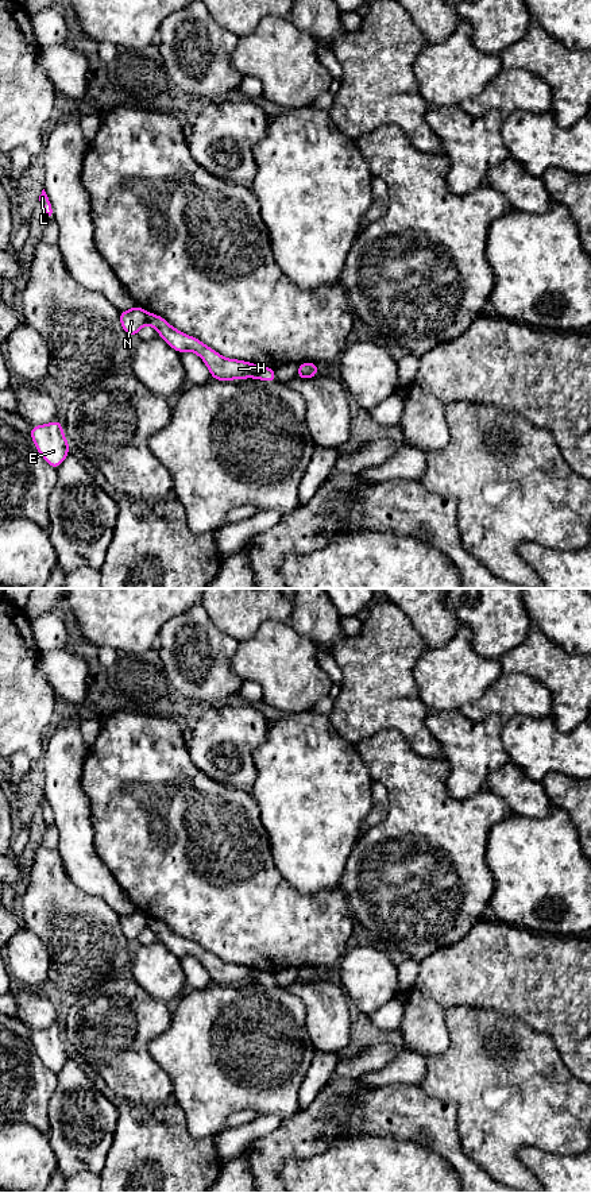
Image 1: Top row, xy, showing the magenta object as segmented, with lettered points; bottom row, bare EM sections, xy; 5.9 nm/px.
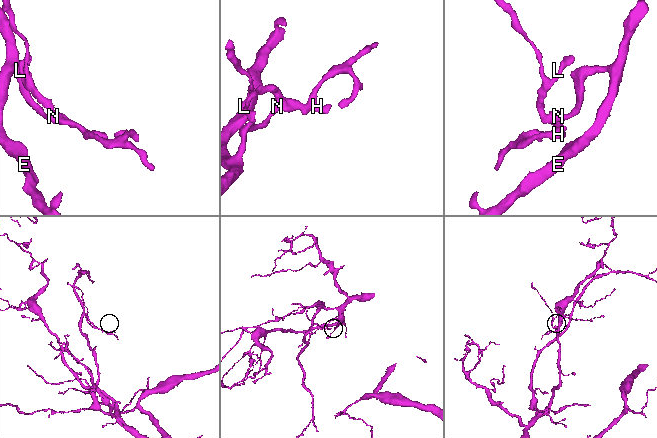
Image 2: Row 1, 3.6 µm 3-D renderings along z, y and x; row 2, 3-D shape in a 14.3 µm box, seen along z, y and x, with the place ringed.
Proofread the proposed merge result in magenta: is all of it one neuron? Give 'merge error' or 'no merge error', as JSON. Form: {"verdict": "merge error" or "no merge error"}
{"verdict": "merge error"}

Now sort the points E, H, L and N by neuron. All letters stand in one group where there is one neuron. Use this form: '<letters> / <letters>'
E N / H L

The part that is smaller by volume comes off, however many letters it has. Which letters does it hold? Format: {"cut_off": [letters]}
{"cut_off": ["H", "L"]}

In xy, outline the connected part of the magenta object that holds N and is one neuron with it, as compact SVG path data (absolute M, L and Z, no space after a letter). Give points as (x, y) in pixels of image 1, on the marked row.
M139 305L120 312L120 324L128 336L136 336L139 329L148 324L147 312Z

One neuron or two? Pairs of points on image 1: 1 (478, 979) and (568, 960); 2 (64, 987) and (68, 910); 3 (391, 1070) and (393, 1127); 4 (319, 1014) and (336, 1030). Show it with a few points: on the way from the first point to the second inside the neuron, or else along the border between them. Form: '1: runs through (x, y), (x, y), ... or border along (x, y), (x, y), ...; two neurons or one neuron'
1: runs through (501, 973), (545, 973); one neuron
2: runs through (68, 968), (68, 929); one neuron
3: border along (360, 1080), (369, 1087), (417, 1084); two neurons
4: runs through (323, 1016), (332, 1026); one neuron

